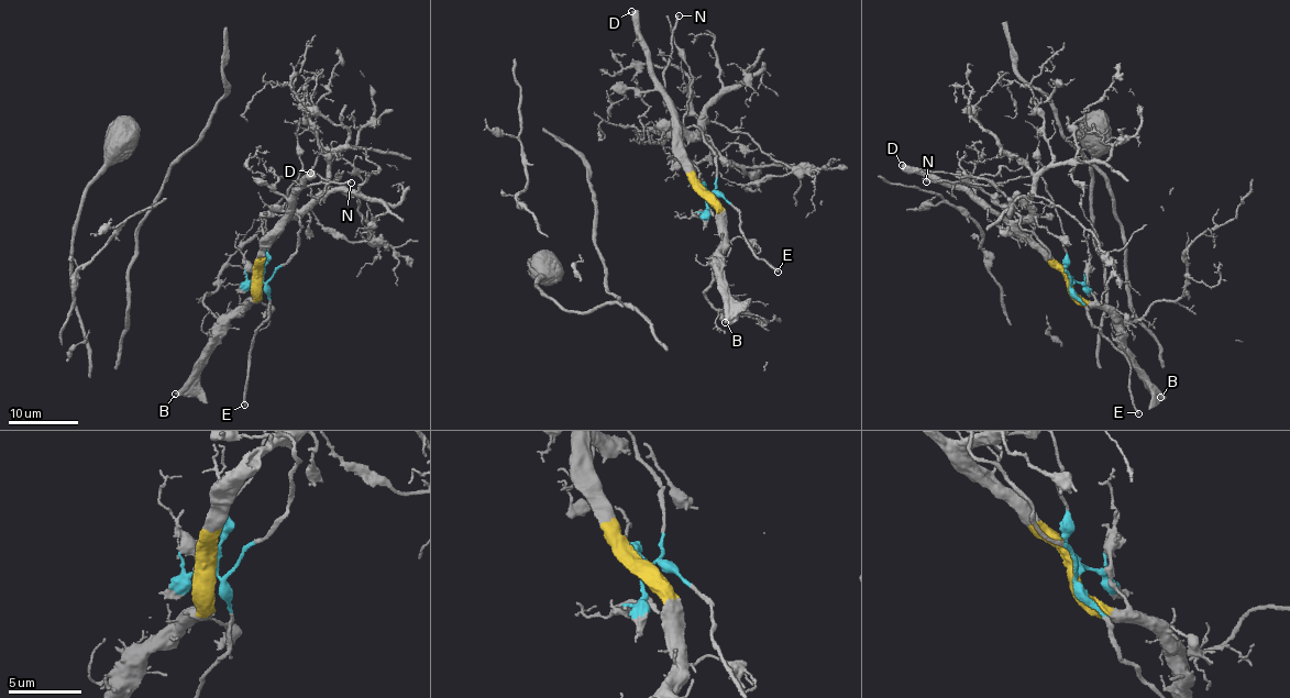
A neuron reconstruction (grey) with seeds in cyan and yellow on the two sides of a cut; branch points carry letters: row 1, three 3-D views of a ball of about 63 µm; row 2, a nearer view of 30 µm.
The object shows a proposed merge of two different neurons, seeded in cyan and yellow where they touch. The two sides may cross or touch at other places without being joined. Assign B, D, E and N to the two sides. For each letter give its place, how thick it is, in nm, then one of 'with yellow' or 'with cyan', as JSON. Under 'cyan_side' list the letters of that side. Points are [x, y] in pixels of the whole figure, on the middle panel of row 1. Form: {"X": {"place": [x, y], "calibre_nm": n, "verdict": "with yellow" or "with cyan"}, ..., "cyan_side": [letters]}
{"B": {"place": [725, 322], "calibre_nm": 500, "verdict": "with yellow"}, "D": {"place": [631, 11], "calibre_nm": 550, "verdict": "with yellow"}, "E": {"place": [778, 272], "calibre_nm": 220, "verdict": "with cyan"}, "N": {"place": [679, 15], "calibre_nm": 240, "verdict": "with cyan"}, "cyan_side": ["E", "N"]}

